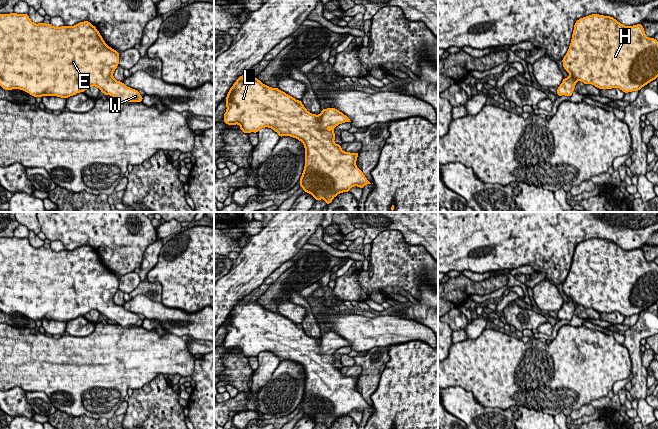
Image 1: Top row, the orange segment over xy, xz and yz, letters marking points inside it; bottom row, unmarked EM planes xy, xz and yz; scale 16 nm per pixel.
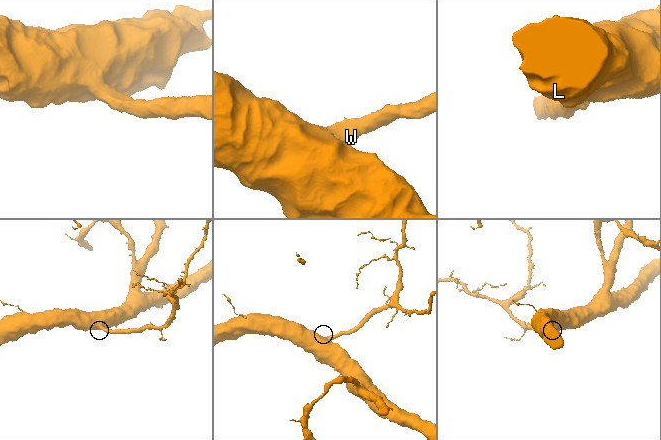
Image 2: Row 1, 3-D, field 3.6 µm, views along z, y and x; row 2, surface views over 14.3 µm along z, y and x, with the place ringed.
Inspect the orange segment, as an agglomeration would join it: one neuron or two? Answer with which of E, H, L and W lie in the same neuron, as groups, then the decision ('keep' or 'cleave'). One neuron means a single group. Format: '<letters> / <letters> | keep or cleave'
E H L W | keep

